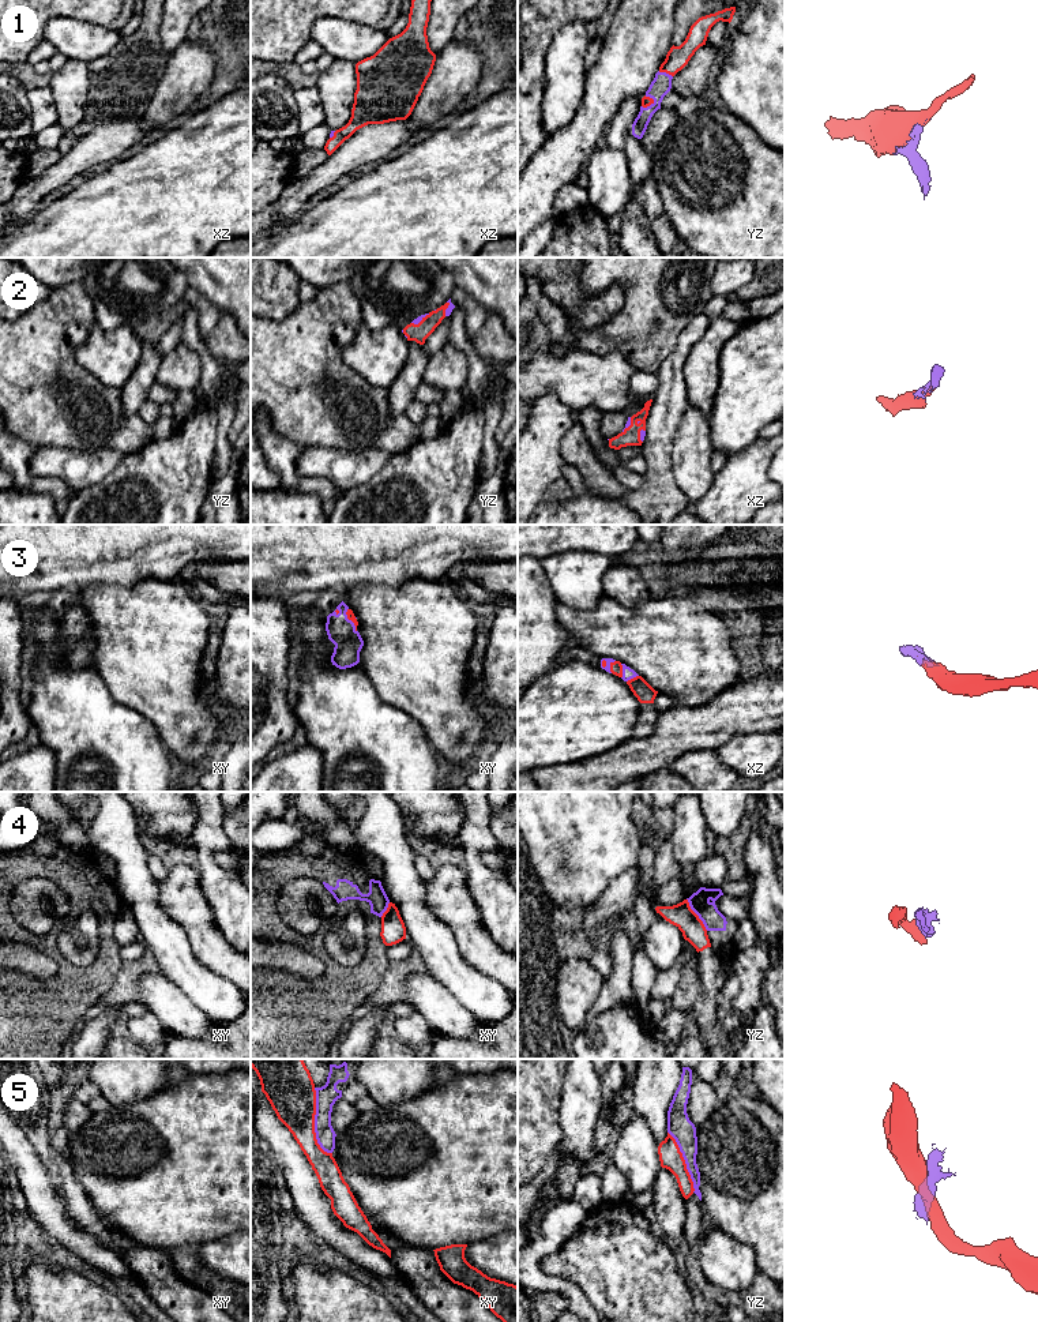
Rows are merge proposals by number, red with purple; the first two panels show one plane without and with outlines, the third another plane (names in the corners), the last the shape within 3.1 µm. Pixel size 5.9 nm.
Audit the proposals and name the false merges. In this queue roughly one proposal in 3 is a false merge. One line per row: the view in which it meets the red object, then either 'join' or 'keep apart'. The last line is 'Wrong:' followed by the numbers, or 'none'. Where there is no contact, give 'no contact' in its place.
1: yz | join
2: yz | join
3: xz | join
4: yz | keep apart
5: xy | keep apart
Wrong: 4, 5

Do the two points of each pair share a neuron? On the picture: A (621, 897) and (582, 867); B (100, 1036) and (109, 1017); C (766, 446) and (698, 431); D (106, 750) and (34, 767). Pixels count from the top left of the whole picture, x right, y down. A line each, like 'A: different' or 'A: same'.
A: different
B: same
C: different
D: different

